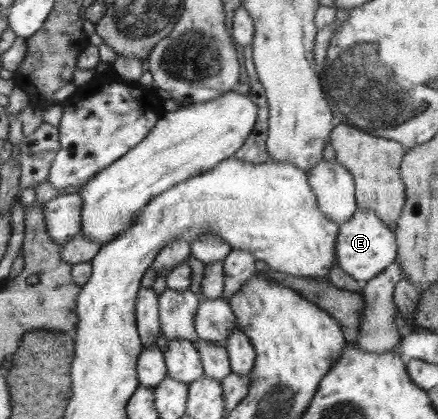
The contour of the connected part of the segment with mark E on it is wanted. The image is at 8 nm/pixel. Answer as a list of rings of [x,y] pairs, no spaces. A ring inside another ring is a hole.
[[[358,208],[350,220],[341,223],[339,234],[336,247],[337,263],[340,268],[361,284],[380,275],[396,259],[394,233],[386,225],[382,225],[381,218],[373,209]]]

